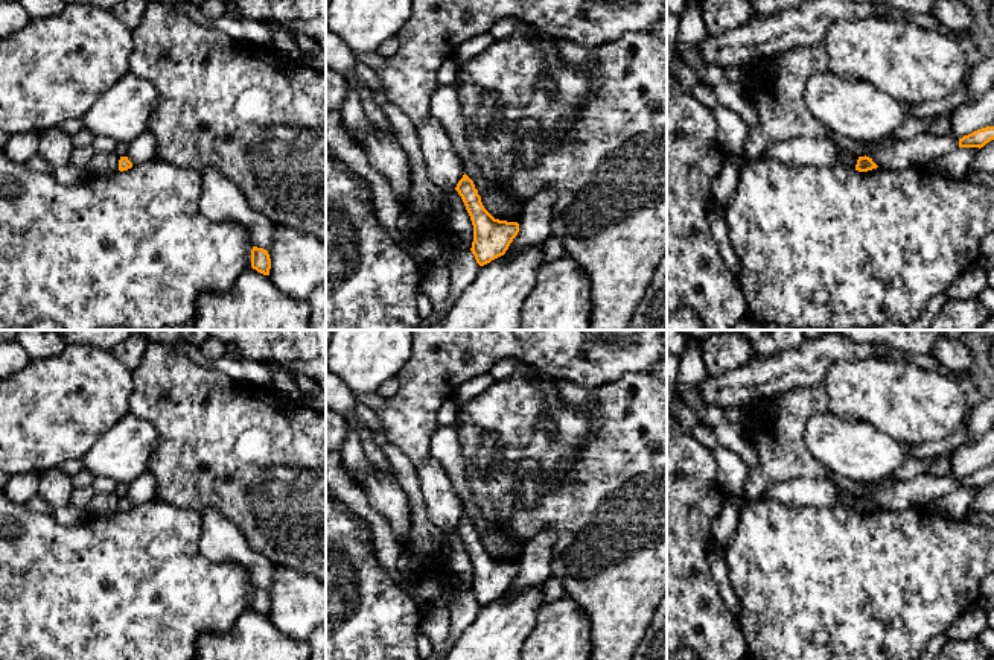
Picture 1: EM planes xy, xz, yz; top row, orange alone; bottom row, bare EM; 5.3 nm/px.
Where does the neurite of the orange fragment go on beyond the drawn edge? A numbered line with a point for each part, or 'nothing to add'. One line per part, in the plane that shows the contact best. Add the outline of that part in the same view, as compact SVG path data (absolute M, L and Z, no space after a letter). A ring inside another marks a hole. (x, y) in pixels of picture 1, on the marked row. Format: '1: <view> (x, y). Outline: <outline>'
nothing to add

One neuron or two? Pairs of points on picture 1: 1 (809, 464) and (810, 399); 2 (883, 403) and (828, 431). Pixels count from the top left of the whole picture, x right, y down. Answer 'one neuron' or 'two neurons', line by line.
1: one neuron
2: two neurons

